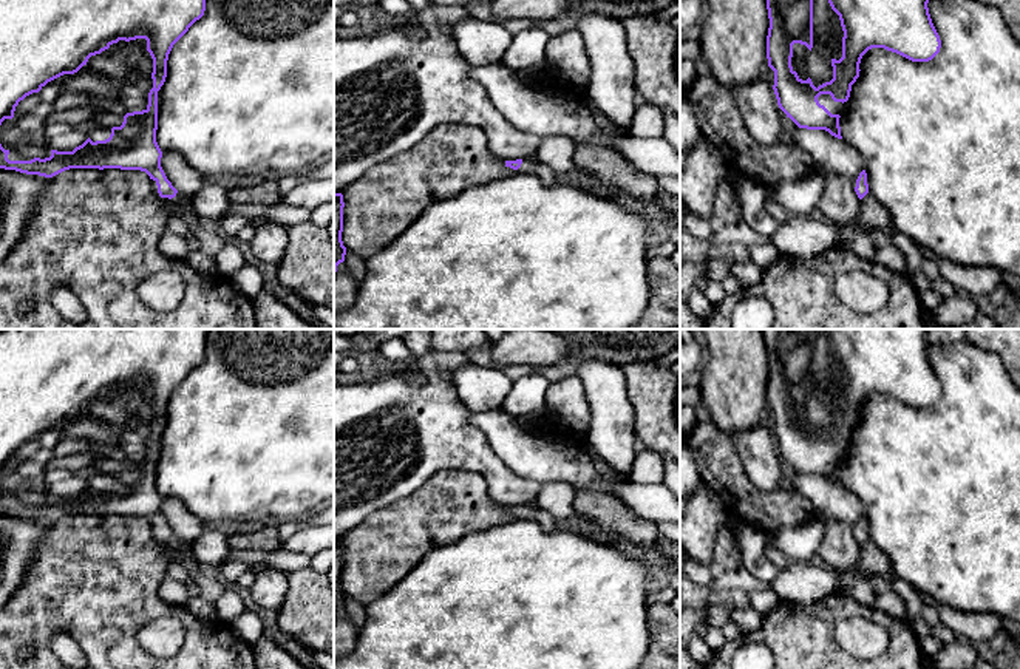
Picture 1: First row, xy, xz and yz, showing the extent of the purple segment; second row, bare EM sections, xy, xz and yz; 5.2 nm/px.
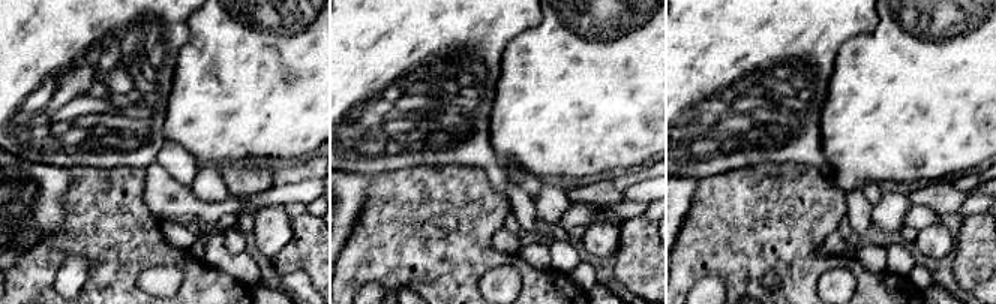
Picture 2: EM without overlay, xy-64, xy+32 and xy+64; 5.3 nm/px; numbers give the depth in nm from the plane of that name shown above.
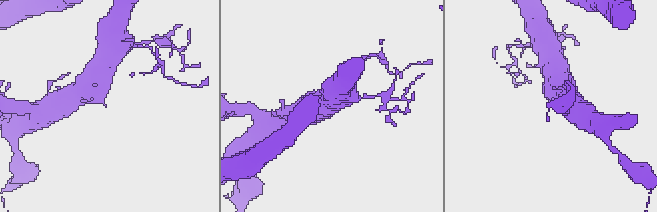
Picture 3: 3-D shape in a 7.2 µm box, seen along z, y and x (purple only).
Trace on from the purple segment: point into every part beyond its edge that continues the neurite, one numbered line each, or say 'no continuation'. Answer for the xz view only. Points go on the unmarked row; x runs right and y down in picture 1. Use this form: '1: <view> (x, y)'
1: xz (526, 513)

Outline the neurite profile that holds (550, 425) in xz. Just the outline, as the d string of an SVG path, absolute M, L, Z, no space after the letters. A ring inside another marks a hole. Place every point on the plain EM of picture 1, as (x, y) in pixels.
M552 414L546 422L544 422L544 434L542 436L550 436L550 434L563 434L572 442L578 443L593 460L595 468L610 482L629 482L620 471L614 470L609 464L603 462L592 445L587 440L587 433L570 433L570 431L563 431L559 428L559 423L556 417Z

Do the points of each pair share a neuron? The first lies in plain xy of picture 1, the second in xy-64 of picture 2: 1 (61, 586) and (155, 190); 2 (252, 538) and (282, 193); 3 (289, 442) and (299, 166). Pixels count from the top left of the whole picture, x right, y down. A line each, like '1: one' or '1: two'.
1: two
2: two
3: two

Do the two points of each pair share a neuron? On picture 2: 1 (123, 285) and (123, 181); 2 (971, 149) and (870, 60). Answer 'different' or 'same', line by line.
1: same
2: same

